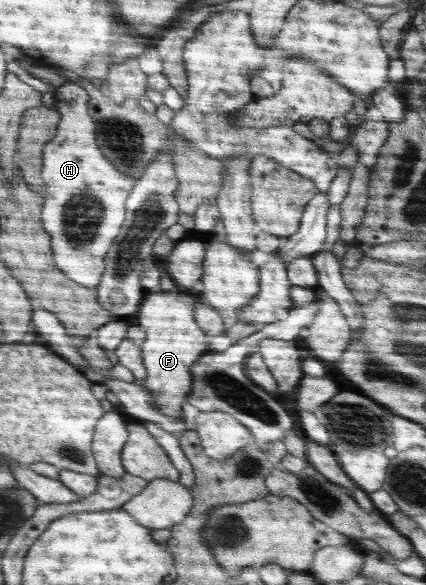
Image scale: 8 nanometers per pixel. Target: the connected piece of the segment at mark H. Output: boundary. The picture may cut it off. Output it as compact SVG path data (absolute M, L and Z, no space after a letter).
M73 80L64 81L54 91L54 108L61 114L57 126L57 133L43 148L43 165L41 176L44 180L42 186L46 188L43 193L41 218L43 228L51 236L54 264L70 280L78 282L86 288L95 289L100 284L104 272L105 256L110 250L113 240L118 236L120 228L125 221L125 202L128 192L136 184L135 178L128 178L118 174L114 166L100 154L100 148L94 142L96 123L88 114L89 94Z

